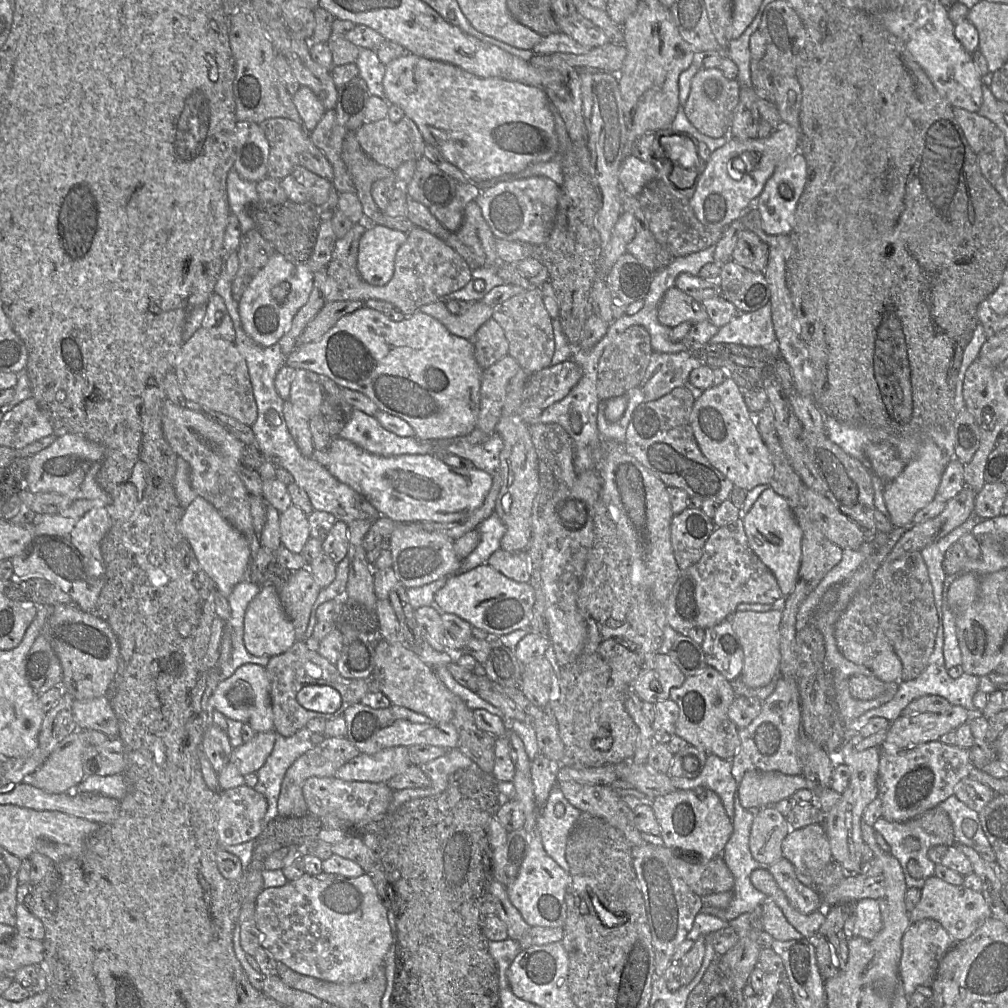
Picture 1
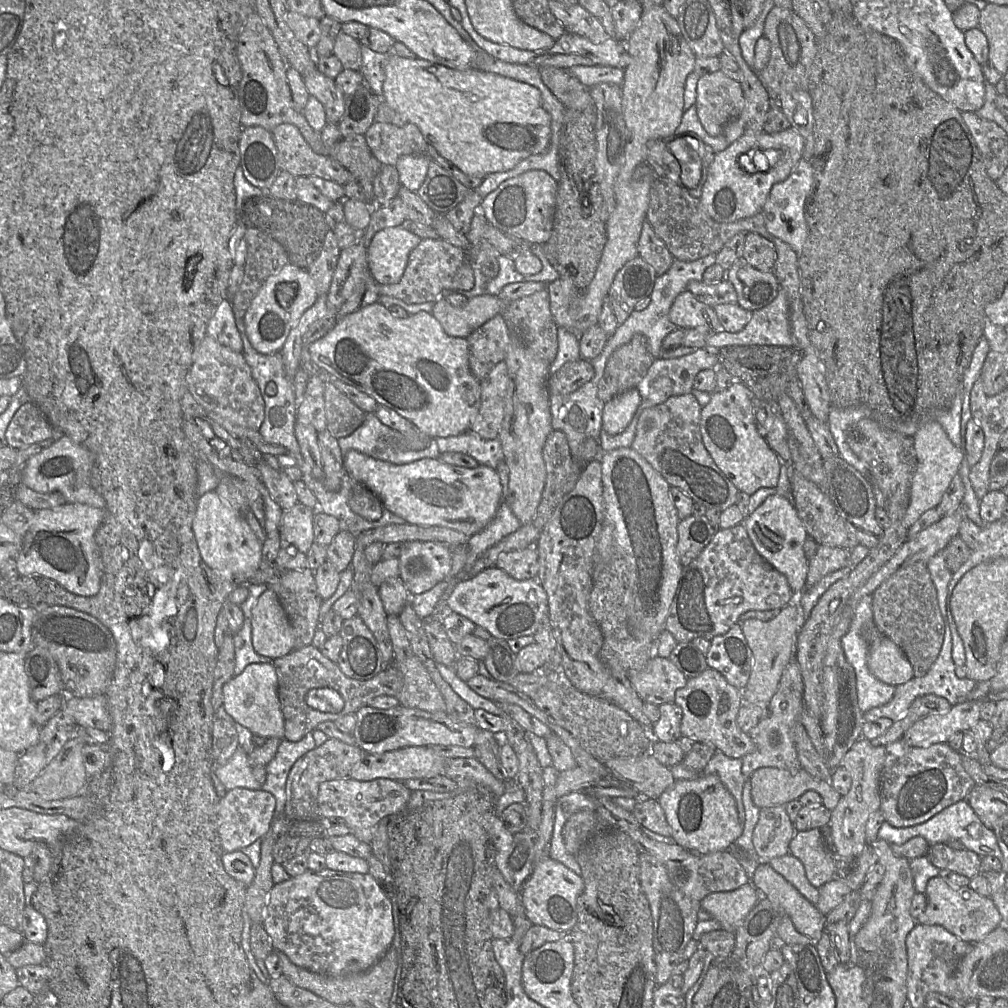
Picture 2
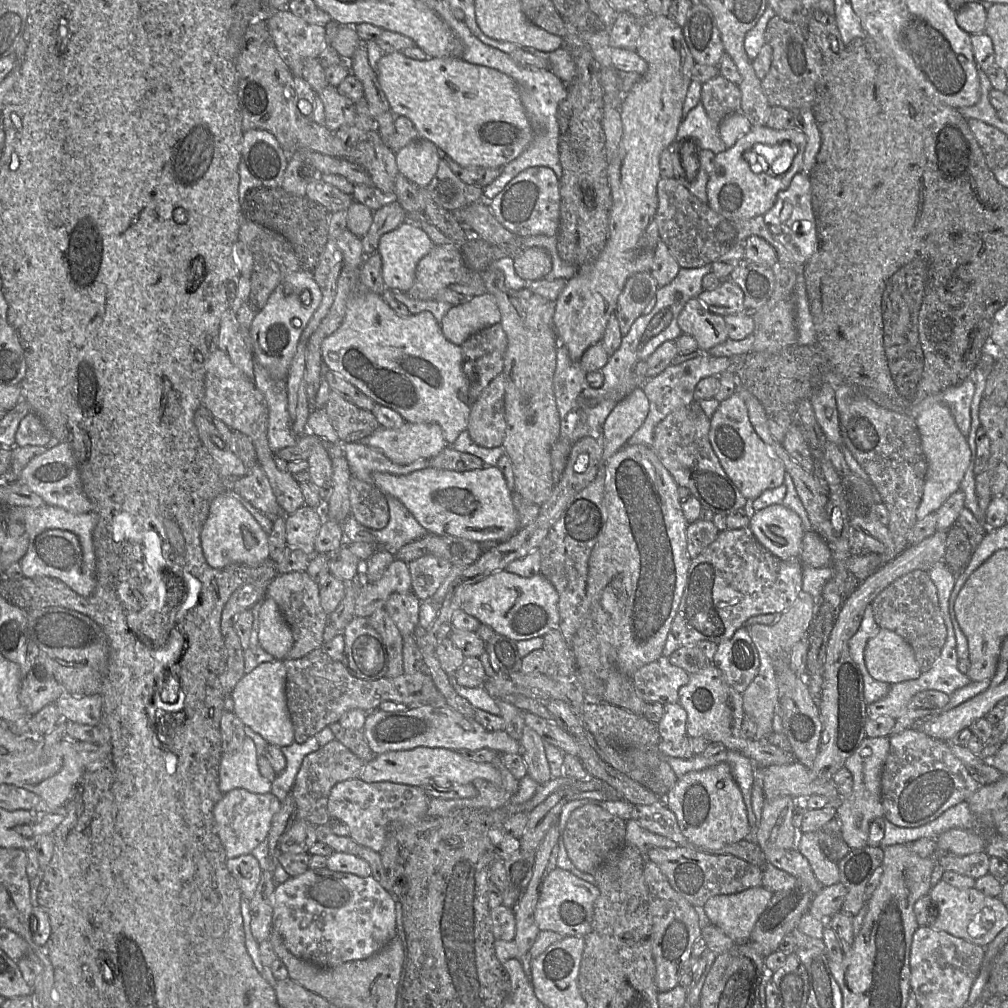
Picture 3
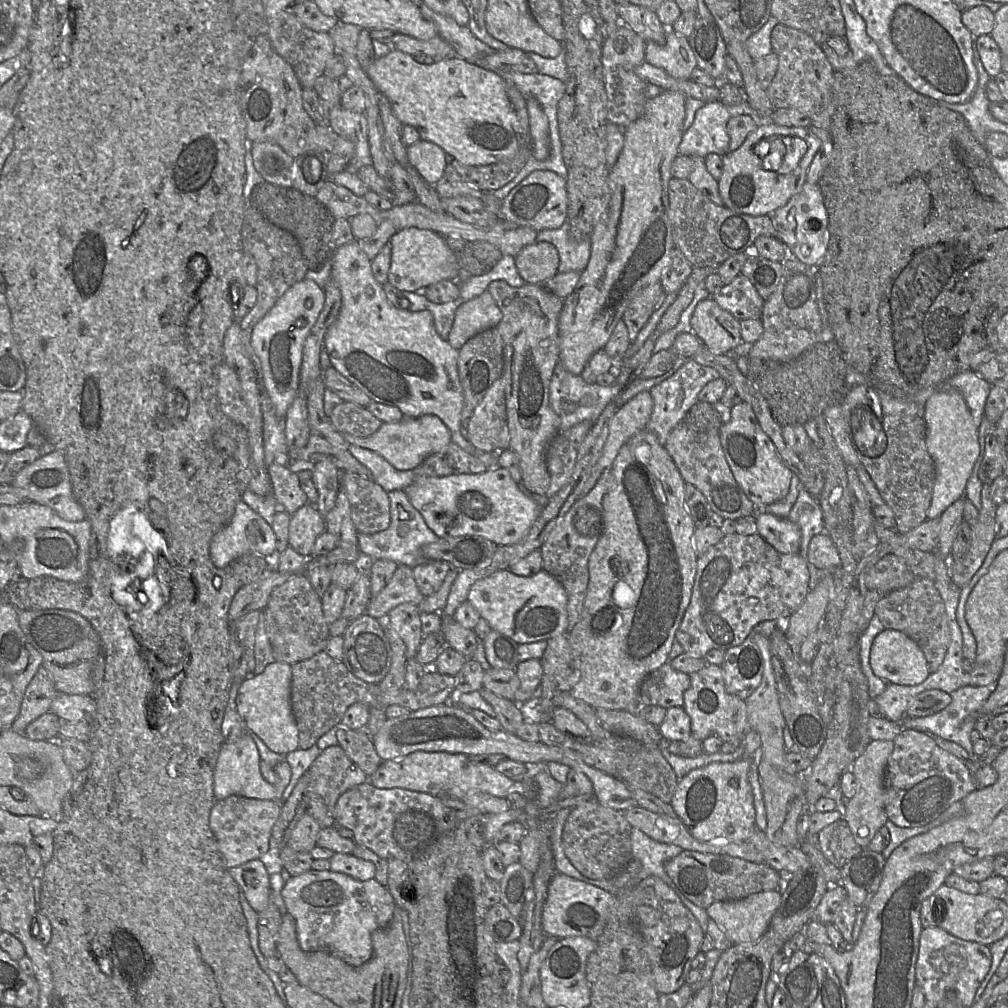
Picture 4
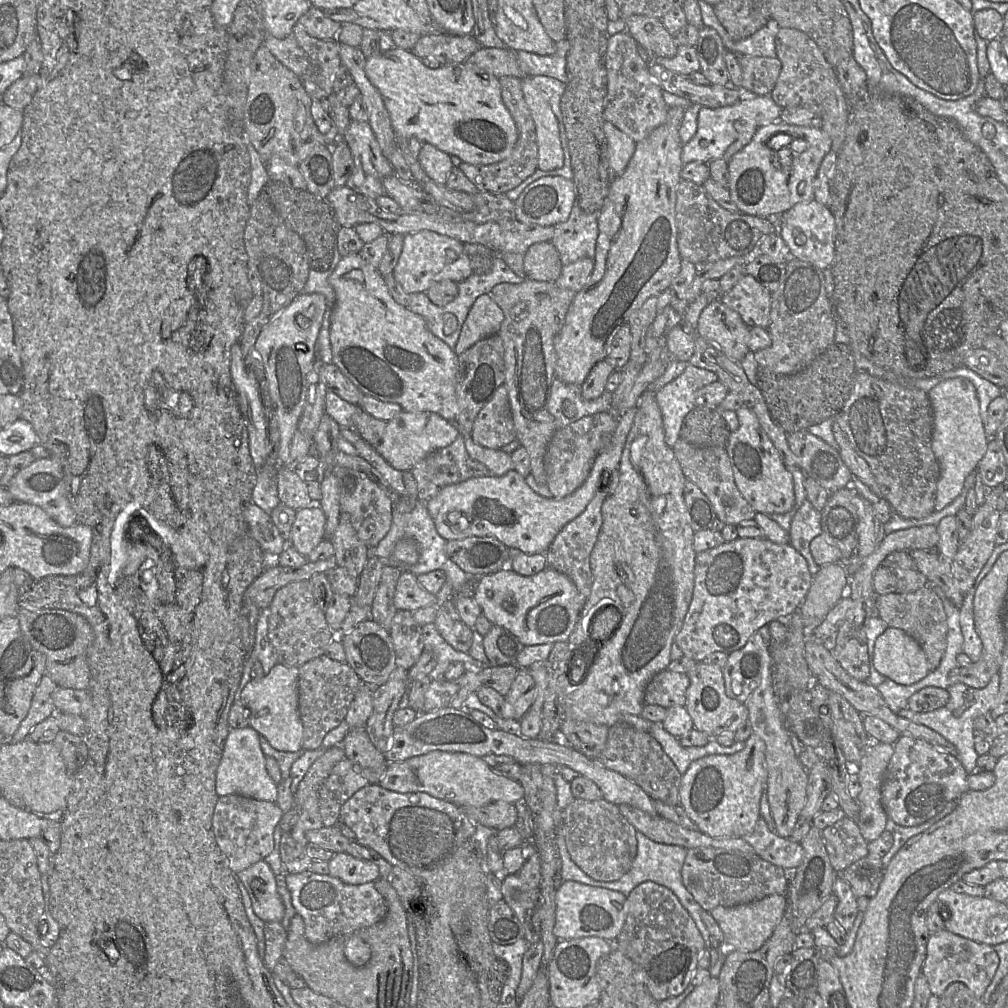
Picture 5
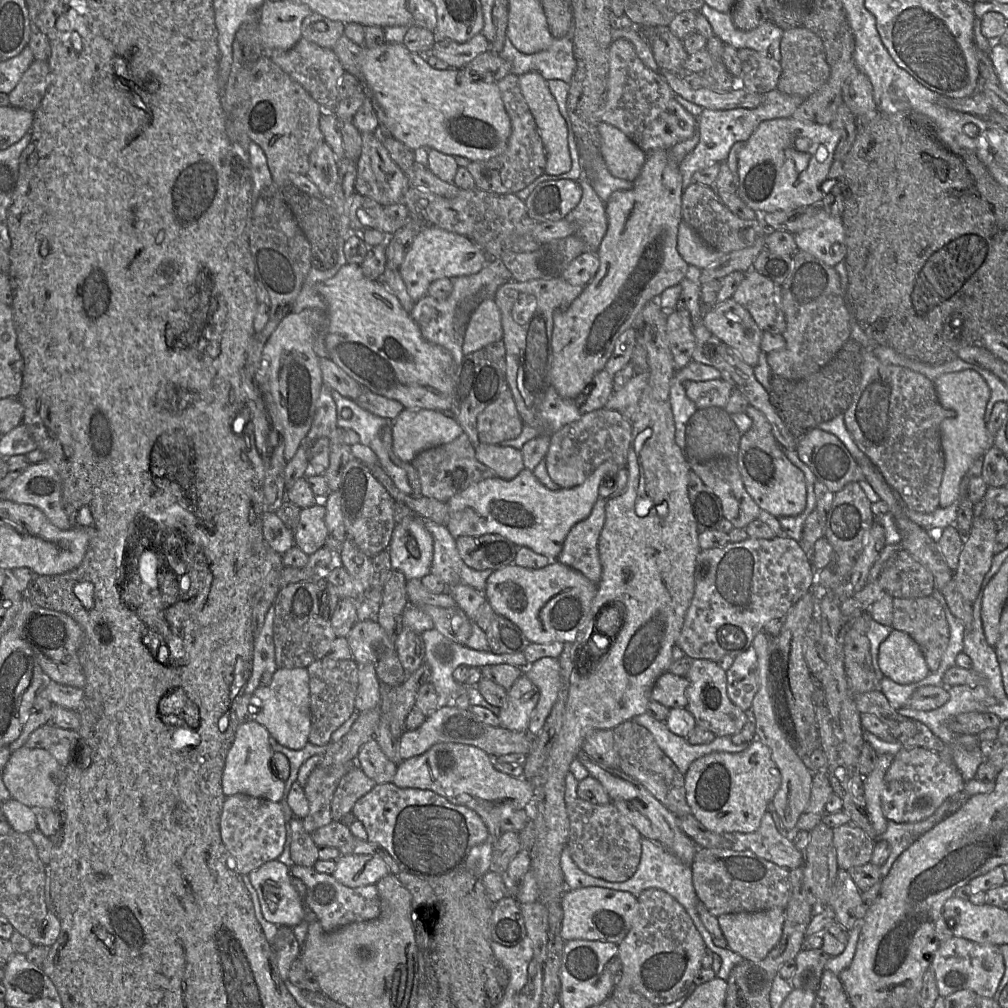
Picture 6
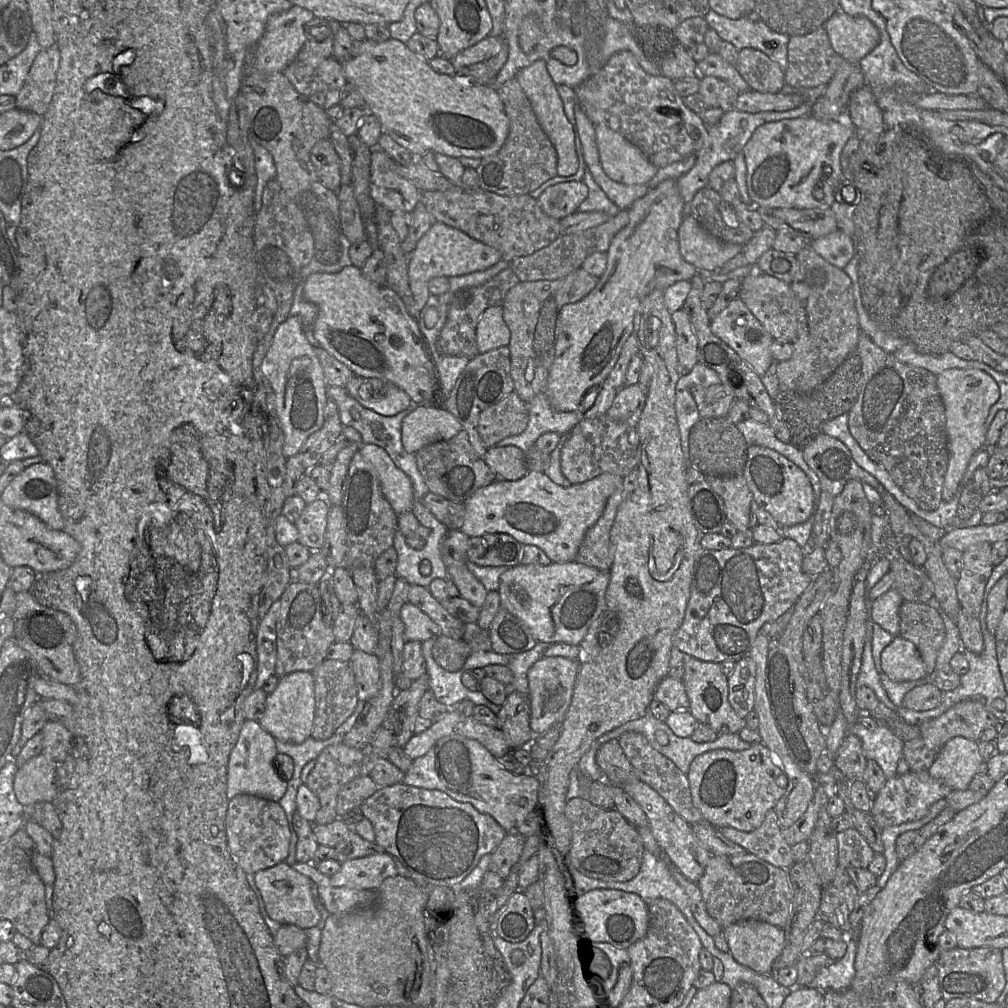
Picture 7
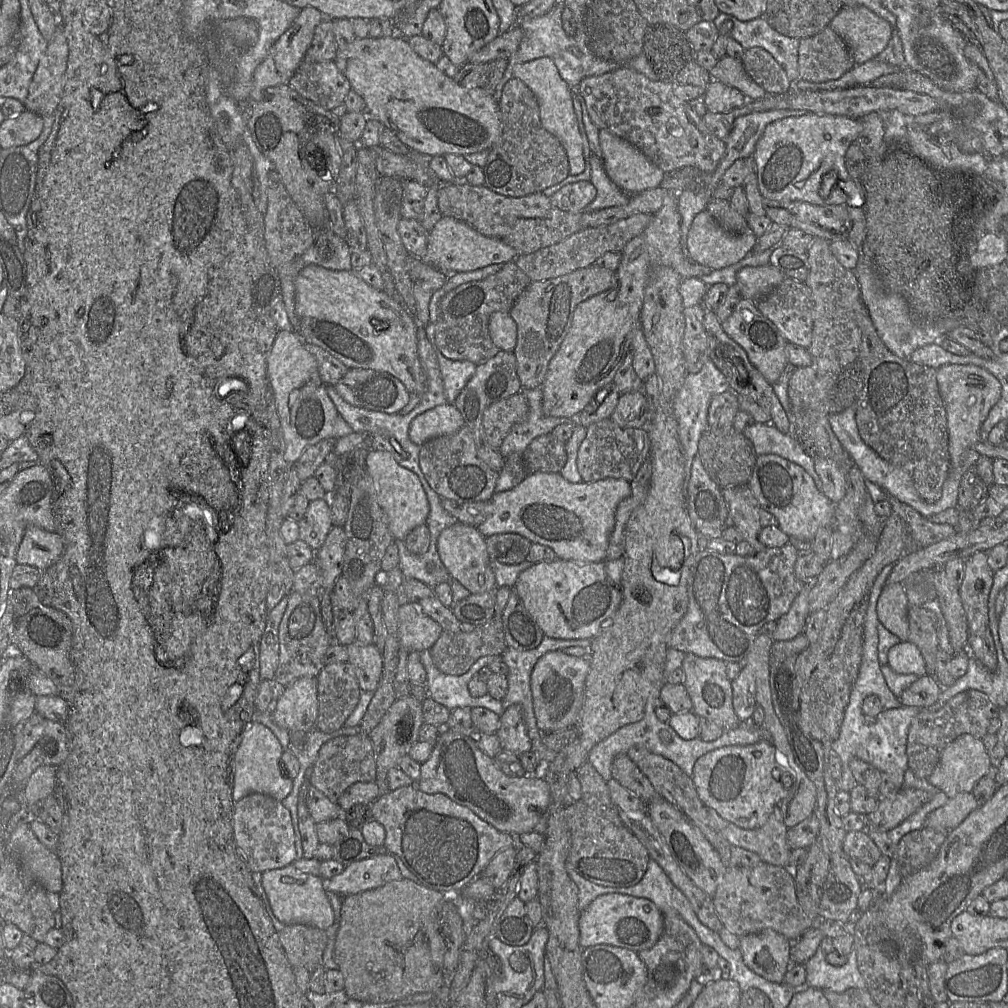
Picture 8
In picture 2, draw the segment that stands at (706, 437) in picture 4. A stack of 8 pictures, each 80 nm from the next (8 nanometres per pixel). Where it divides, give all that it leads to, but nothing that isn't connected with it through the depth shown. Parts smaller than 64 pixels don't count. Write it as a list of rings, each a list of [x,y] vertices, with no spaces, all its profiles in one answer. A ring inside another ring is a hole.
[[[693,394],[672,396],[665,402],[644,409],[637,422],[634,440],[631,448],[638,452],[657,472],[659,472],[671,487],[676,487],[689,496],[694,503],[719,512],[736,505],[739,490],[717,466],[703,444],[700,432],[700,416],[702,406]]]

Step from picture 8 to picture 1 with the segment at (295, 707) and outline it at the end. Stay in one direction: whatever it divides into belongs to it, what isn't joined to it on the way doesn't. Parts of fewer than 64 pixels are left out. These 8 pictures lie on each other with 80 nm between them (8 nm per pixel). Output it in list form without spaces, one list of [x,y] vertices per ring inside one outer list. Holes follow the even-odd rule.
[[[244,664],[229,678],[221,681],[211,696],[211,704],[228,719],[249,725],[256,733],[274,731],[270,683],[266,668],[257,664]]]

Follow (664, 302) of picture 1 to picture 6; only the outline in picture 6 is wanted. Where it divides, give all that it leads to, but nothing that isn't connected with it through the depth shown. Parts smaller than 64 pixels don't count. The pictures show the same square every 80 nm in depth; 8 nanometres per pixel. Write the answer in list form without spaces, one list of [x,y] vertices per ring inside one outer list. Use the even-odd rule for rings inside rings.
[[[733,299],[708,307],[704,312],[706,328],[732,348],[751,367],[758,364],[763,331],[750,313]]]

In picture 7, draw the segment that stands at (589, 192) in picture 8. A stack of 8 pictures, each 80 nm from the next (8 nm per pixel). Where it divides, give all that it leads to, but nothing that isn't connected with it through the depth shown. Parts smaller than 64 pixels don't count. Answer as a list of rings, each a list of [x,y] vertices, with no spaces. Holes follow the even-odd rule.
[[[581,181],[554,184],[537,198],[543,212],[556,219],[562,219],[577,212],[588,196],[588,187]]]

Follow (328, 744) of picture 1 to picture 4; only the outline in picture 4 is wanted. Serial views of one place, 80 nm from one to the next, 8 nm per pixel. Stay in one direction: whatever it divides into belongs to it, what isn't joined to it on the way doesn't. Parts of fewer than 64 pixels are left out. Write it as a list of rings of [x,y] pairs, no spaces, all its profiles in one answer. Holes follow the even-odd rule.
[[[339,745],[321,751],[307,771],[307,813],[322,828],[335,827],[334,809],[339,797],[347,790],[368,782],[364,771],[352,761]]]

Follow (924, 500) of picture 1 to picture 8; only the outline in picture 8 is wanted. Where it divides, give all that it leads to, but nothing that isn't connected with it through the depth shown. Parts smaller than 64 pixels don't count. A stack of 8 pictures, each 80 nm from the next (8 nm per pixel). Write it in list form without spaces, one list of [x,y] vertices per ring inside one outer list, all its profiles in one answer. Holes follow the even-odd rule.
[[[948,364],[937,370],[937,383],[947,414],[950,469],[960,465],[963,453],[982,438],[982,424],[1001,397],[1001,383],[986,369],[976,365]]]

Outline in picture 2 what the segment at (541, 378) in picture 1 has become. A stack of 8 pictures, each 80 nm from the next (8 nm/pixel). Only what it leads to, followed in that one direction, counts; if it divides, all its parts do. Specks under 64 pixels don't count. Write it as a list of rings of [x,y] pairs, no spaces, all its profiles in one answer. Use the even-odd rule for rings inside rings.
[[[580,359],[567,362],[548,378],[549,393],[568,395],[590,381],[594,374],[590,361]]]

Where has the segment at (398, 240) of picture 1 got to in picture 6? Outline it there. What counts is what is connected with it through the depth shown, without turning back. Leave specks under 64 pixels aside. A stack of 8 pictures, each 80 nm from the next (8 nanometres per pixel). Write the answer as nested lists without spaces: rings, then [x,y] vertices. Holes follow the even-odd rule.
[[[426,225],[414,238],[398,267],[411,298],[416,302],[428,294],[429,285],[440,278],[472,275],[486,266],[489,256],[468,237],[434,225]]]

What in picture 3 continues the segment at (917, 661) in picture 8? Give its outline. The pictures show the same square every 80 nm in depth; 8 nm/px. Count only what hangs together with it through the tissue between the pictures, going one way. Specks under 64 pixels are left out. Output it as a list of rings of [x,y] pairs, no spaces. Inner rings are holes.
[[[883,628],[868,641],[865,663],[875,680],[891,685],[917,679],[922,674],[910,644],[897,633]]]

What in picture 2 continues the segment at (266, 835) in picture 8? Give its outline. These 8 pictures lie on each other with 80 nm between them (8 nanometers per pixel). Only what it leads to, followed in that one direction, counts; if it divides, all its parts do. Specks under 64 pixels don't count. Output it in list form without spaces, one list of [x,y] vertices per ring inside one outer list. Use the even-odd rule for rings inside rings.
[[[235,788],[221,798],[218,812],[218,832],[224,852],[240,851],[257,840],[262,840],[269,832],[275,819],[275,797],[264,790]]]

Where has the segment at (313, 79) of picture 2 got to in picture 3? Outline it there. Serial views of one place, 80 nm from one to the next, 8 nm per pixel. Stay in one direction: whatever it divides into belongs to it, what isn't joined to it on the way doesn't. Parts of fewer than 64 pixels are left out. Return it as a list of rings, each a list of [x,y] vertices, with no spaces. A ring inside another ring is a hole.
[[[326,86],[317,96],[322,100],[325,110],[325,126],[336,132],[344,125],[353,124],[355,102],[341,95],[336,87]]]

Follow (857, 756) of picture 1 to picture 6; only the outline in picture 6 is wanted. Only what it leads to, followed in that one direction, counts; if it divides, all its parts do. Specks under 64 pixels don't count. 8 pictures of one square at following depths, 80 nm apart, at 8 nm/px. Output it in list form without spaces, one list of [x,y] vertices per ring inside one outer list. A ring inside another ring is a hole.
[[[891,754],[878,755],[872,772],[863,777],[865,808],[877,836],[883,834],[887,829],[888,821],[883,815],[880,796],[884,776],[893,762],[893,759],[894,756]]]

